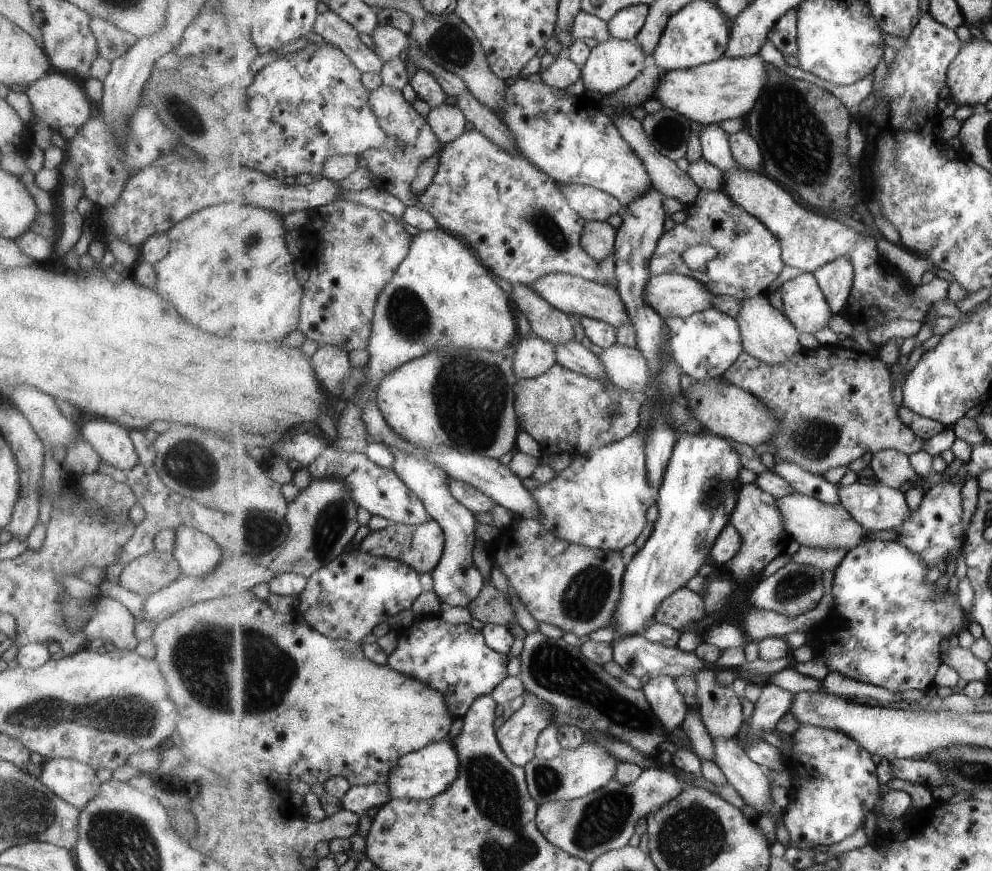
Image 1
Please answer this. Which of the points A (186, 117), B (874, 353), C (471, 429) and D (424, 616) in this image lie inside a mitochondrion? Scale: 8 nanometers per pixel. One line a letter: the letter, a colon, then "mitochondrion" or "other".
A: mitochondrion
B: other
C: mitochondrion
D: other

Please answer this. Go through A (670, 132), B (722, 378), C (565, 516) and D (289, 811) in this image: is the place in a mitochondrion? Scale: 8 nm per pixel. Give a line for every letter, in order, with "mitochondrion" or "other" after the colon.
A: mitochondrion
B: other
C: other
D: other

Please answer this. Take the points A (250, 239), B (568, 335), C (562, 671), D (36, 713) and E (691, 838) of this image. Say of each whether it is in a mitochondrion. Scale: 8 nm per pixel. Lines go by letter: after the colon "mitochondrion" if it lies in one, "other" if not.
A: mitochondrion
B: other
C: mitochondrion
D: mitochondrion
E: mitochondrion

